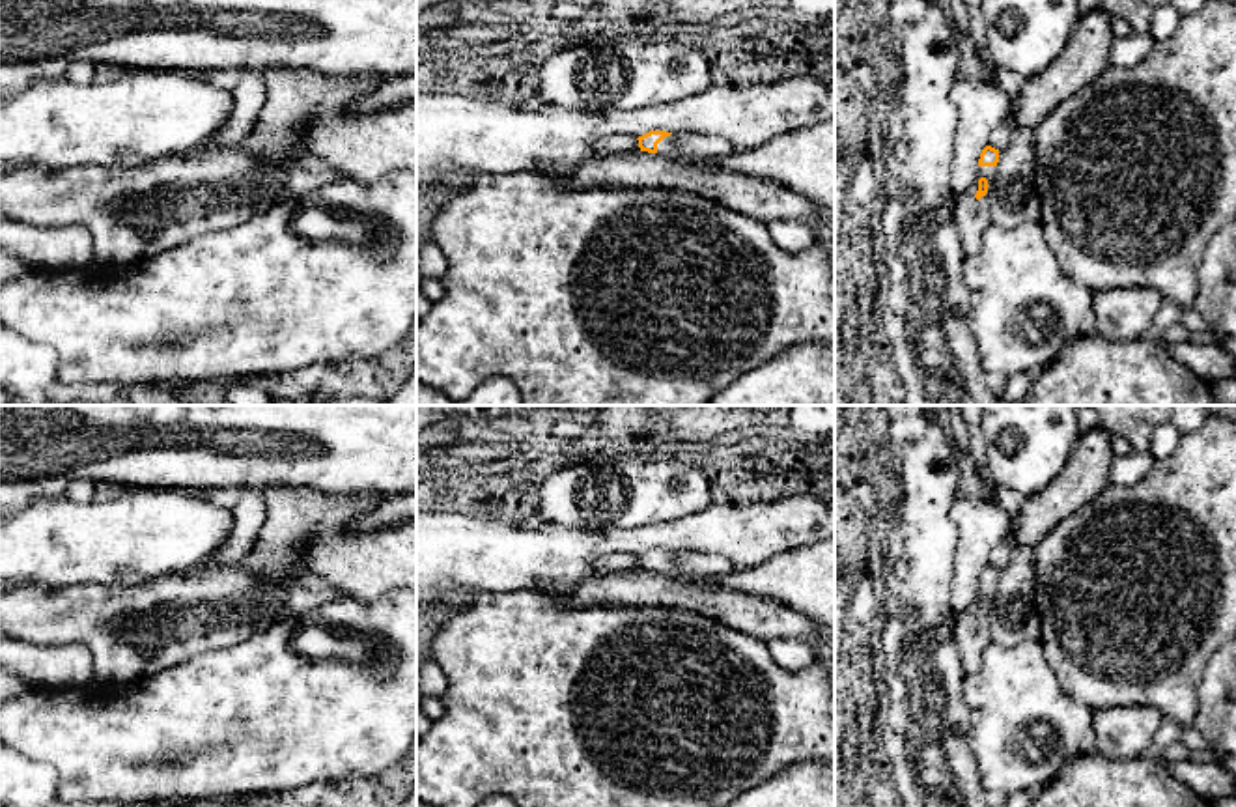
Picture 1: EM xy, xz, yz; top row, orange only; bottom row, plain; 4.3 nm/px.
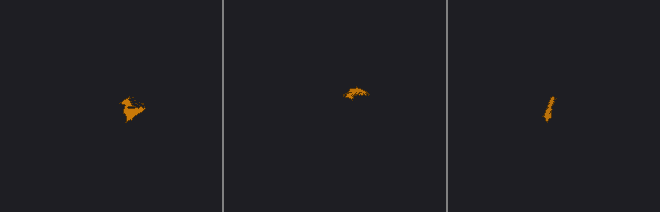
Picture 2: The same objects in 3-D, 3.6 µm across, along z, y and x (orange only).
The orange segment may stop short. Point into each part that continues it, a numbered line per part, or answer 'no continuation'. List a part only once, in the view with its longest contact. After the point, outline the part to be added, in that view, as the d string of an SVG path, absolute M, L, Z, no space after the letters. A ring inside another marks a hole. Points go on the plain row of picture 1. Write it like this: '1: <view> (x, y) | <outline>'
1: xz (680, 565) | M672 551L657 562L657 572L681 581L721 579L736 572L736 566L721 557L700 551Z
2: yz (971, 634) | M978 585L976 598L956 613L954 641L960 648L963 674L980 667L984 650L991 644L991 602L995 585Z

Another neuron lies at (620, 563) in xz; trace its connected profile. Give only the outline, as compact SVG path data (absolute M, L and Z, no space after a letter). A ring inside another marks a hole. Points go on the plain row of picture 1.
M611 553L611 555L603 555L597 562L596 562L596 570L599 573L609 573L609 572L635 572L640 570L639 566L639 559L635 555L627 555L627 553Z

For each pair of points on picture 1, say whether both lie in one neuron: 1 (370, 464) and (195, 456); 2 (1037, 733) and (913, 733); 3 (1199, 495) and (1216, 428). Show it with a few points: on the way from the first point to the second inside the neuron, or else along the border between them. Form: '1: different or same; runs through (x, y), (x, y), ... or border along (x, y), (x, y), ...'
1: same; runs through (327, 464), (238, 460)
2: different; border along (962, 690), (971, 718), (971, 751), (981, 776)
3: same; runs through (1216, 479), (1216, 445)

